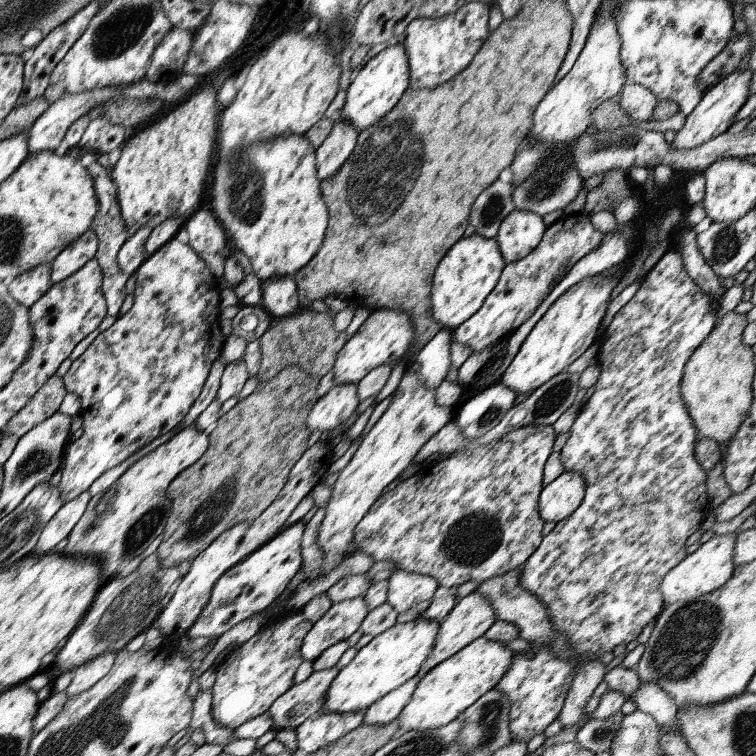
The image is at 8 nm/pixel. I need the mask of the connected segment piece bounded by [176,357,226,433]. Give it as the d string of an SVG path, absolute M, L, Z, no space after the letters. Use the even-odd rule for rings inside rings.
M220 357L214 362L202 392L195 400L192 408L188 411L188 414L186 414L182 419L182 422L180 422L176 429L176 433L186 428L186 426L191 426L193 423L197 423L200 414L202 414L202 412L204 412L204 410L206 410L206 408L208 408L208 406L216 399L225 367L226 364L220 360Z

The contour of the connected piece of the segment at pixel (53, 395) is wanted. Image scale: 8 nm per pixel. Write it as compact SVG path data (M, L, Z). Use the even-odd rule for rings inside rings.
M52 376L39 390L32 396L32 400L12 418L1 433L14 435L18 439L22 438L26 432L48 420L52 414L56 414L66 397L67 389L64 387L63 378Z

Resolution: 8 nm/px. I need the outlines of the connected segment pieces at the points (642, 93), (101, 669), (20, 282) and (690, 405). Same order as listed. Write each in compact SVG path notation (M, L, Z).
M626 84L619 94L622 109L631 120L640 123L654 120L654 110L659 101L648 88L638 84Z
M108 653L78 666L74 670L74 678L72 678L72 683L65 690L67 697L78 696L86 690L90 690L96 682L100 682L114 666L116 662L116 654Z
M40 264L14 278L7 287L11 298L30 309L51 288L51 264Z
M728 312L722 315L720 324L706 336L684 366L681 382L681 394L688 414L697 431L697 440L710 438L718 444L728 446L738 428L748 418L752 406L752 382L755 374L754 354L752 347L742 342L742 334L748 320L746 314Z

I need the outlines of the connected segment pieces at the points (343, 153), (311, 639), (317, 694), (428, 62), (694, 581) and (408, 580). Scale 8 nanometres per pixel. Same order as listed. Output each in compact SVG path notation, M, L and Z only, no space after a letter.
M340 118L334 123L332 132L315 152L316 172L320 182L336 176L336 172L352 156L358 137L359 132L348 120Z
M363 596L332 603L330 610L306 634L300 646L303 661L314 662L330 646L348 640L361 627L368 612Z
M340 664L324 671L314 671L307 680L293 686L272 702L270 714L276 730L298 729L304 720L317 715L324 707L326 692L340 671Z
M472 1L444 17L417 18L407 27L402 43L408 56L410 90L430 90L440 84L446 84L470 64L470 60L474 59L489 36L490 7L486 2Z
M737 533L714 536L706 544L702 544L694 554L689 554L675 568L672 568L662 582L659 590L663 597L663 603L670 605L680 600L692 600L706 594L710 594L722 588L732 577L735 570L734 542Z
M401 569L390 576L389 586L387 603L398 613L428 602L439 588L436 578Z

